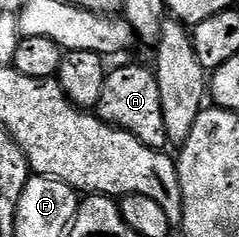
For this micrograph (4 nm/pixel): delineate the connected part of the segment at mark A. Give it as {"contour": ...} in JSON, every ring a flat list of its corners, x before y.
{"contour":[[125,65,106,78,103,95,96,107,102,121,115,129,135,135,147,147,164,150,168,142,164,130,163,104,160,103,157,74,152,68,144,69,141,65]]}

